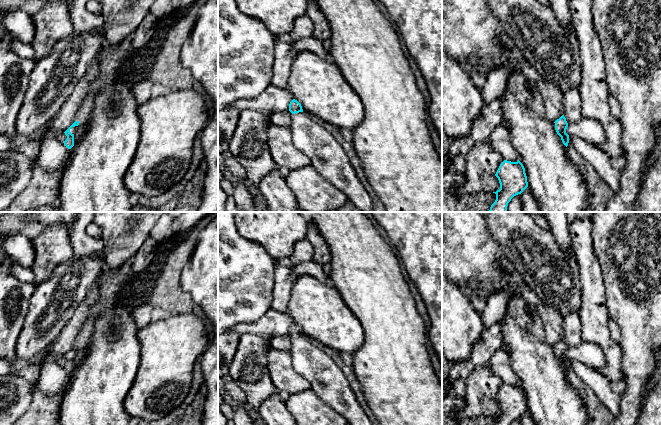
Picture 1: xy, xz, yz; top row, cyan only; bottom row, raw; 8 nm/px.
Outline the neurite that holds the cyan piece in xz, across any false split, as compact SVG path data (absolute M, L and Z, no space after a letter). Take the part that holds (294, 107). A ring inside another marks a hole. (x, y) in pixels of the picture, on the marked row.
M297 100L290 102L289 111L293 114L290 127L295 147L310 159L311 166L318 174L342 191L357 209L372 212L373 200L339 142L310 119Z

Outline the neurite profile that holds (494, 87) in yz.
M507 61L497 69L491 71L486 76L486 81L482 88L482 97L485 104L501 98L505 92L509 77L519 70L522 70L520 62Z

